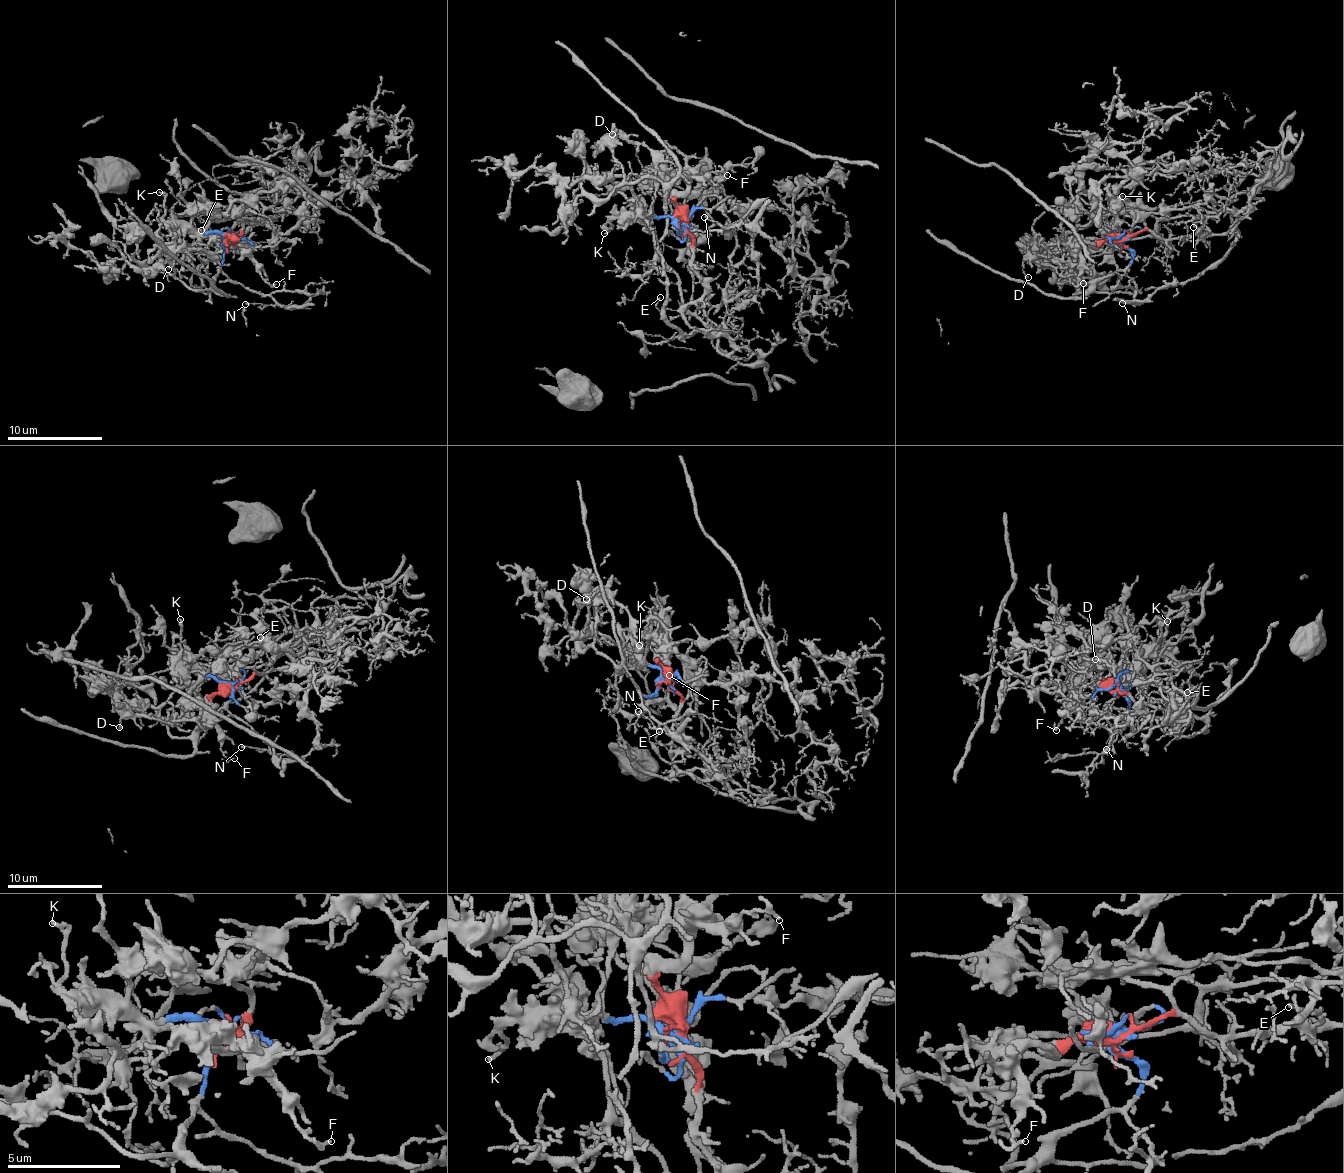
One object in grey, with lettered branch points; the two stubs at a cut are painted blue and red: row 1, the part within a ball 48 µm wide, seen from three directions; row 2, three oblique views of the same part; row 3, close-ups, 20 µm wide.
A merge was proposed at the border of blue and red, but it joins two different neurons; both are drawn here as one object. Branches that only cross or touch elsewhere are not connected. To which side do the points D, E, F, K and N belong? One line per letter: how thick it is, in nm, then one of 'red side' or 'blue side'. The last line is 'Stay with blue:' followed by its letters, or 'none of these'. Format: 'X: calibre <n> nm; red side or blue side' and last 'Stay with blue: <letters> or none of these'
D: calibre 120 nm; red side
E: calibre 140 nm; red side
F: calibre 120 nm; red side
K: calibre 220 nm; blue side
N: calibre 130 nm; blue side
Stay with blue: K, N

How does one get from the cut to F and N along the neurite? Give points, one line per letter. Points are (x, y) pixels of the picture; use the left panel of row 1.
F: (233, 239), (229, 245), (240, 242), (260, 277), (267, 284), (277, 284)
N: (230, 239), (222, 254), (220, 268), (245, 288), (262, 292), (274, 302), (245, 303)

